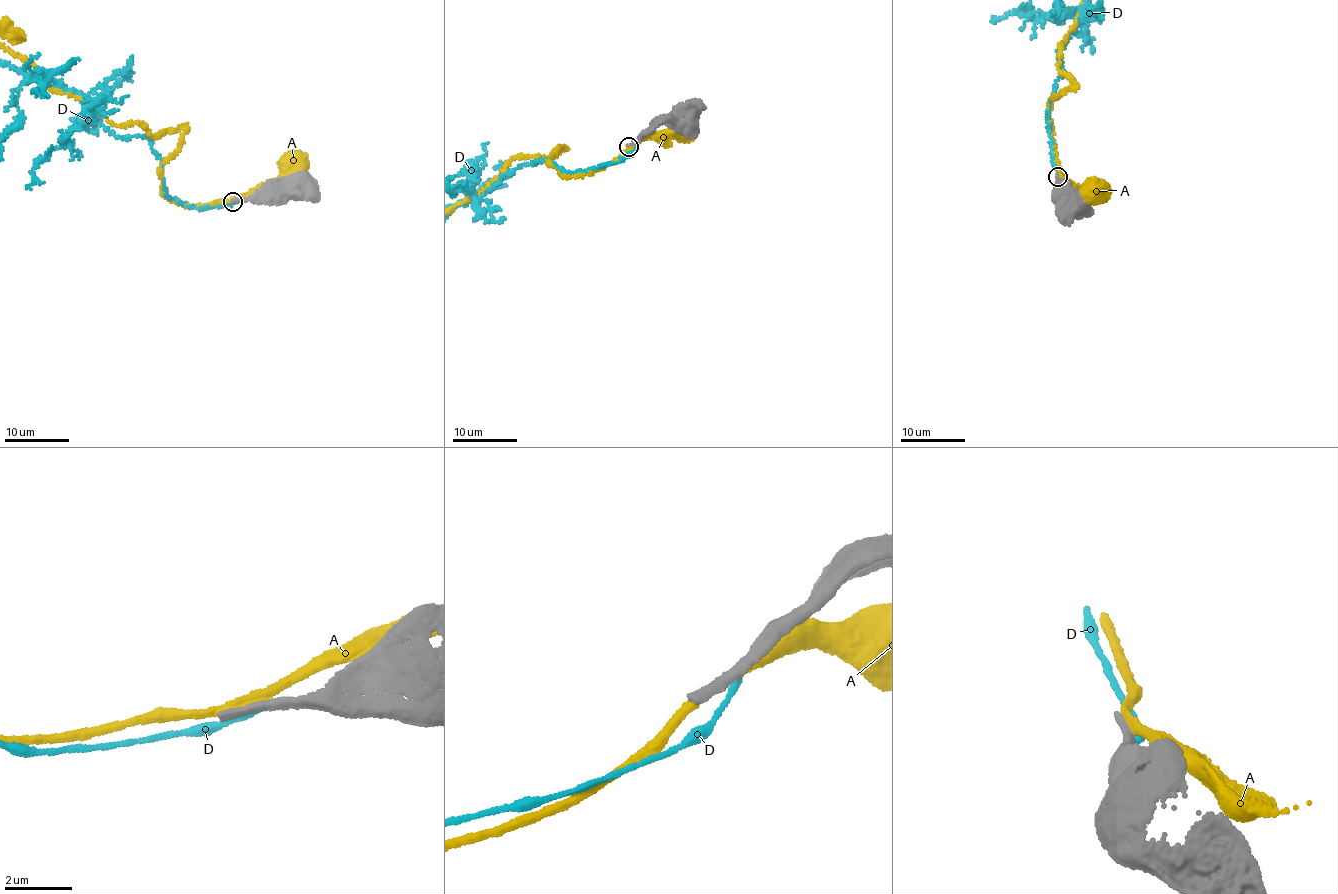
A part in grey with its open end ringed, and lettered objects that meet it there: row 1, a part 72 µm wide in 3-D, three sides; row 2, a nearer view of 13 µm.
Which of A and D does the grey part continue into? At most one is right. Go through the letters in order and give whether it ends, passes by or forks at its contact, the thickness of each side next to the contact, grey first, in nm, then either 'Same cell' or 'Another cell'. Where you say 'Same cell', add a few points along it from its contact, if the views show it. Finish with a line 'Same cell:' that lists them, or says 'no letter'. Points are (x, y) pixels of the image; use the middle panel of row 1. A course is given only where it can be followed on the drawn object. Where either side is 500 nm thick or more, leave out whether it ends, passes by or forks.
A: It passes by. Thickness 360 nm (grey) against 220 nm. Another cell
D: It ends there. Thickness 280 nm (grey) against 180 nm. Another cell
Same cell: no letter

